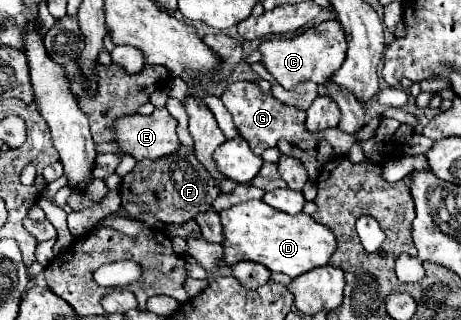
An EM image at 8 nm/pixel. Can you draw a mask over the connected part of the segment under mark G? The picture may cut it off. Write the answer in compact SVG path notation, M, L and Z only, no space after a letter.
M241 81L241 83L231 83L223 95L221 95L223 105L231 113L235 127L239 135L249 143L253 153L261 155L267 147L275 147L279 139L287 139L289 143L301 141L301 139L311 139L311 133L305 131L303 127L303 111L289 107L271 95L263 95L261 89L253 81Z

